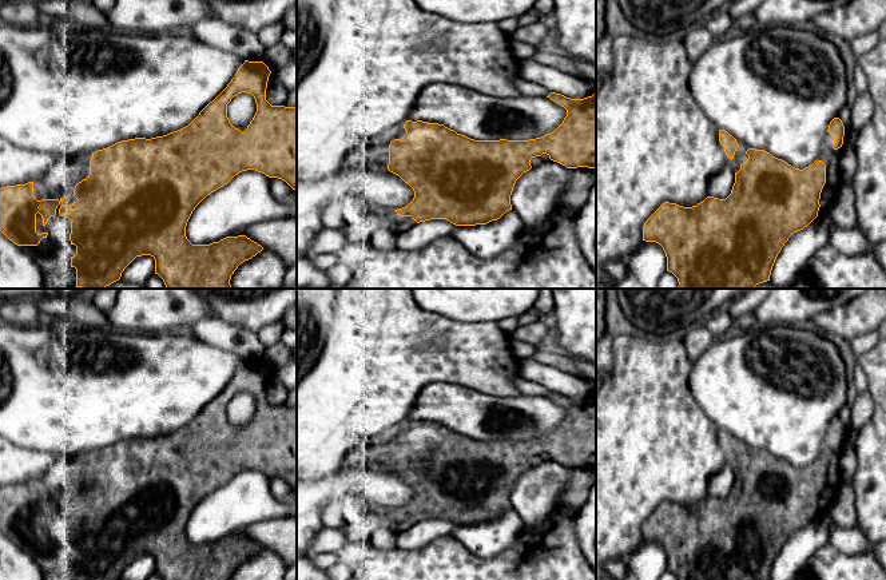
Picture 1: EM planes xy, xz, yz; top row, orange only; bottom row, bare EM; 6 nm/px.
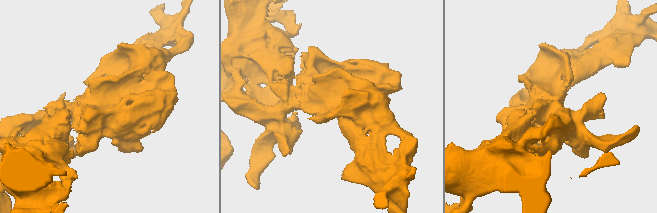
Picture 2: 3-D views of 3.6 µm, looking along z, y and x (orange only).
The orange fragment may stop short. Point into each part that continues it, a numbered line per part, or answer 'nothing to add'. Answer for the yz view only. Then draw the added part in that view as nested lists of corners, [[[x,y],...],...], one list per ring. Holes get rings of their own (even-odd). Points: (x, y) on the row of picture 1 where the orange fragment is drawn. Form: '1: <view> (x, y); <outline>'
1: yz (741, 155); [[[736,140],[739,147],[735,151],[735,155],[732,159],[730,159],[727,155],[727,166],[730,166],[734,172],[738,172],[740,170],[740,164],[748,159],[748,155],[746,151],[750,148],[746,143]]]
2: yz (830, 157); [[[826,132],[823,144],[821,147],[821,152],[818,155],[818,160],[822,160],[826,164],[826,183],[821,192],[819,199],[821,207],[818,215],[826,212],[830,208],[831,203],[837,196],[837,192],[841,188],[842,172],[839,168],[839,156],[842,152],[842,147],[834,150],[833,146],[834,146],[834,135]]]

